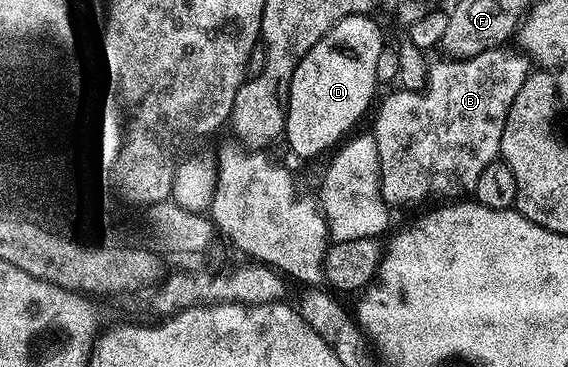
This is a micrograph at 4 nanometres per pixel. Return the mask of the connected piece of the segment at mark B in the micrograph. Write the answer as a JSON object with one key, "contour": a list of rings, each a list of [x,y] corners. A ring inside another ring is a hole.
{"contour":[[[500,47],[481,51],[481,55],[472,57],[456,57],[439,61],[430,66],[426,72],[426,85],[422,89],[405,89],[396,88],[396,93],[391,93],[383,102],[378,102],[375,113],[375,128],[373,134],[377,141],[378,154],[380,155],[380,193],[388,207],[395,205],[423,205],[426,201],[435,201],[431,203],[451,203],[456,199],[466,198],[474,194],[477,187],[477,179],[481,179],[481,173],[485,171],[491,163],[500,156],[499,148],[501,147],[501,135],[505,131],[505,123],[513,107],[513,101],[517,99],[517,93],[525,83],[525,79],[533,72],[533,61],[526,52],[511,49],[512,47]]]}

